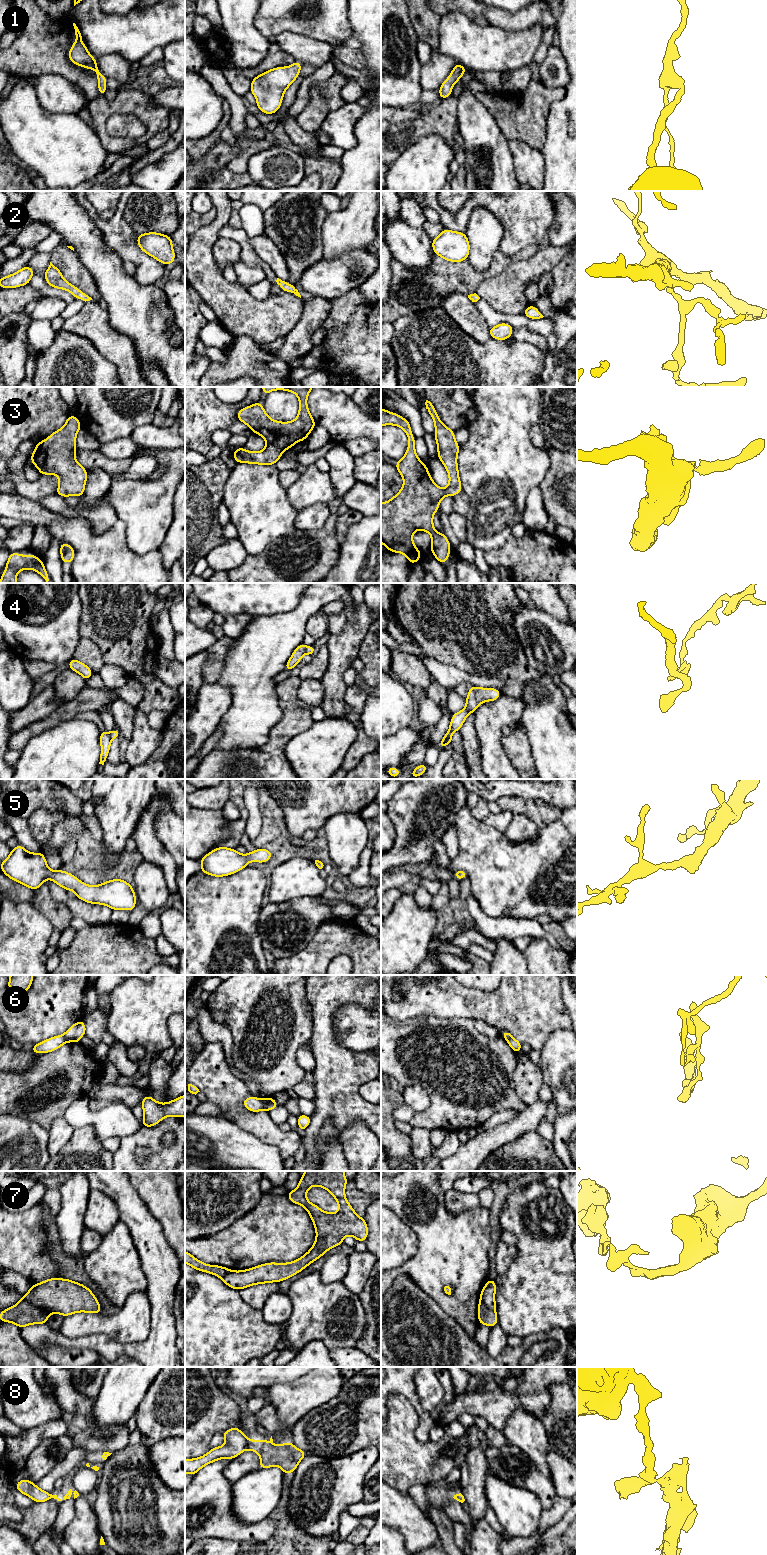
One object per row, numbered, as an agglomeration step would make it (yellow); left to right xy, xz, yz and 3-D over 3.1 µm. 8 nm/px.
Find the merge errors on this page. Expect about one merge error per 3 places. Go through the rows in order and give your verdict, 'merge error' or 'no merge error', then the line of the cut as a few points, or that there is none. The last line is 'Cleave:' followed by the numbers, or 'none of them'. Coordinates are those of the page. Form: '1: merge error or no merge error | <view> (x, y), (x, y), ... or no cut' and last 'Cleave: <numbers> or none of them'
1: no merge error | no cut
2: no merge error | no cut
3: no merge error | no cut
4: merge error | yz (445, 735), (451, 737)
5: no merge error | no cut
6: merge error | xz (262, 1100), (266, 1109)
7: merge error | xy (23, 1296), (33, 1305), (49, 1313)
8: merge error | xz (249, 1440), (246, 1448)
Cleave: 4, 6, 7, 8

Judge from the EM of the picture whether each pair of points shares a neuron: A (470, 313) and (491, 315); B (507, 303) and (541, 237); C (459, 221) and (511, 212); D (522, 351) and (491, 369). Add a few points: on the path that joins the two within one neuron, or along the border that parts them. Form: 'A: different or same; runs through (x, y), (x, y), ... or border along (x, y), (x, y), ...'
A: different; border along (472, 302), (490, 327)
B: different; border along (549, 244), (540, 248)
C: same; runs through (470, 207), (475, 202), (493, 202), (497, 204)
D: same; runs through (514, 359), (504, 369), (499, 369)

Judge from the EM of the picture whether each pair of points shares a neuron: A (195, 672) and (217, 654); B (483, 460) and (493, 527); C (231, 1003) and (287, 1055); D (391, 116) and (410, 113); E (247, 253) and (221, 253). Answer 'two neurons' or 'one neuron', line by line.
A: two neurons
B: one neuron
C: one neuron
D: one neuron
E: two neurons

